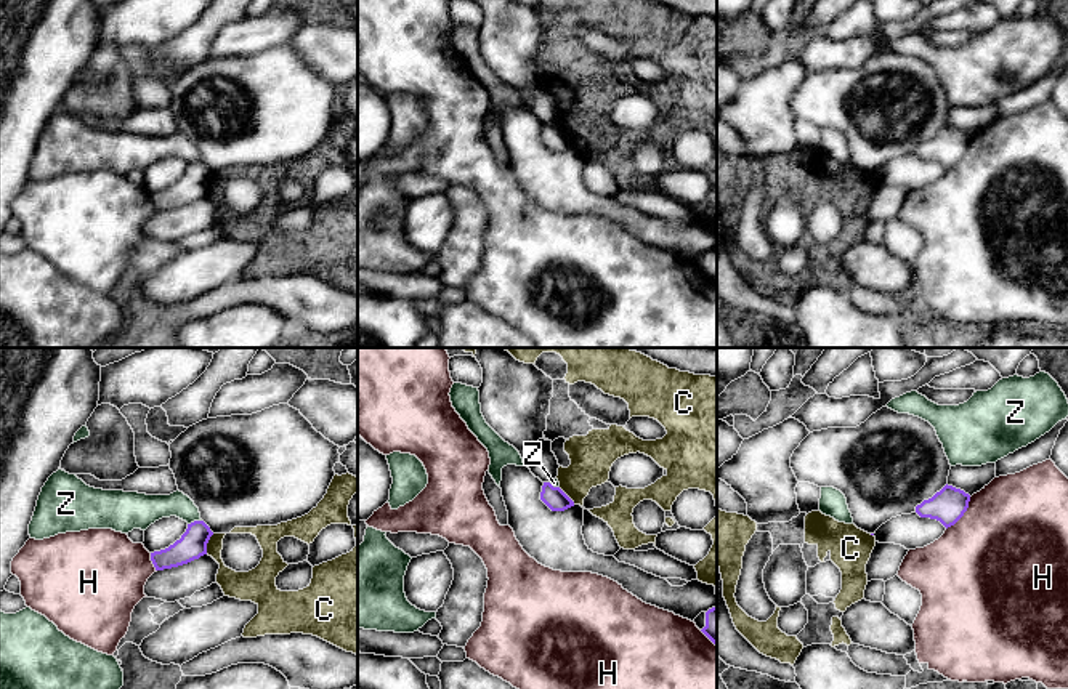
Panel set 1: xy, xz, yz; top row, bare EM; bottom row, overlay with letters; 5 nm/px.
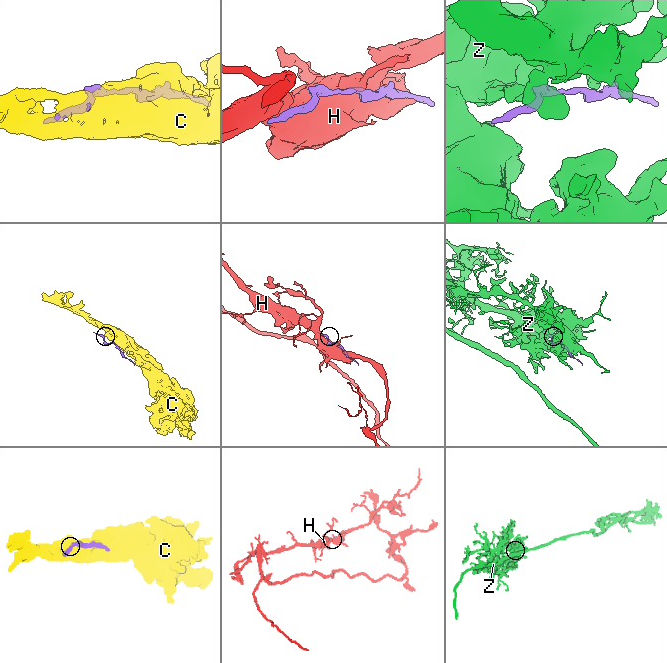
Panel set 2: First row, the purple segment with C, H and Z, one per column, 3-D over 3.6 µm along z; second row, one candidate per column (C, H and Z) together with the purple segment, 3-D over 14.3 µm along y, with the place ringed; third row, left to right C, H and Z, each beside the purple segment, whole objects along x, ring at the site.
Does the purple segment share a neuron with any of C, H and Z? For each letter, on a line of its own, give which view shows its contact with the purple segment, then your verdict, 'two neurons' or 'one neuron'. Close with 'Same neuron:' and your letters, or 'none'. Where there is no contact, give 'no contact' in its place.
C: contact in xy; two neurons
H: contact in yz; two neurons
Z: contact in xy; two neurons
Same neuron: none

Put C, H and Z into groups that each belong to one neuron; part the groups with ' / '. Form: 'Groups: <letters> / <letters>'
Groups: C / H / Z

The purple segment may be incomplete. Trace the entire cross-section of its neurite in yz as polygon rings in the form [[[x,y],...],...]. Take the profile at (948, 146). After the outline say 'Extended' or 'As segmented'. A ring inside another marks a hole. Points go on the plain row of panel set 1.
[[[945,127],[932,139],[916,147],[920,159],[940,162],[946,170],[954,167],[967,152],[970,136],[953,127]]]. As segmented

